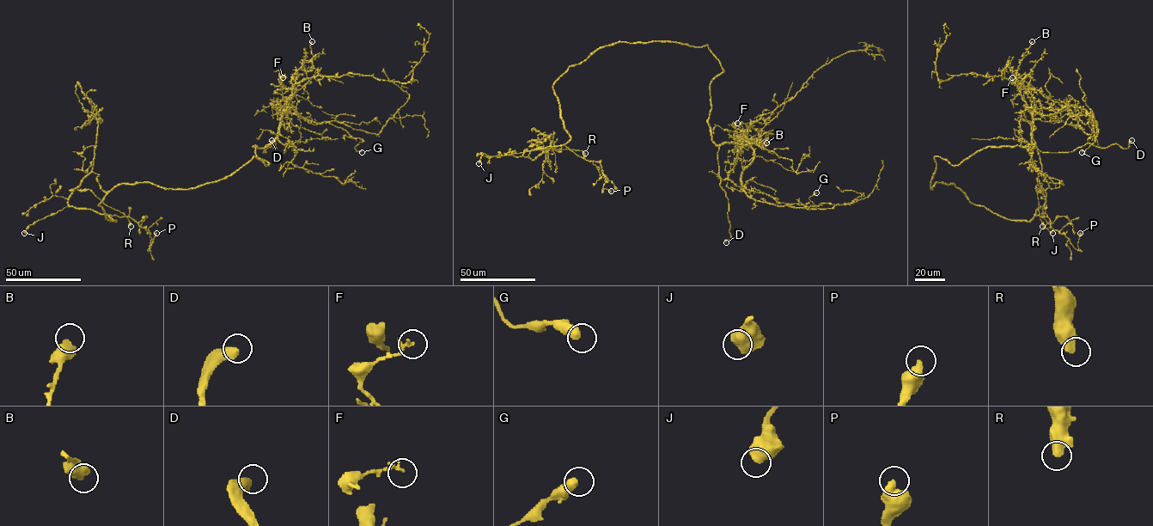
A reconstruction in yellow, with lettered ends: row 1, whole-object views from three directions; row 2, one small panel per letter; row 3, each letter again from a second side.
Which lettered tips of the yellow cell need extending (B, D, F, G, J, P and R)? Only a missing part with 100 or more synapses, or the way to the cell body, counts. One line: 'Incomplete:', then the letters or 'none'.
Incomplete: D

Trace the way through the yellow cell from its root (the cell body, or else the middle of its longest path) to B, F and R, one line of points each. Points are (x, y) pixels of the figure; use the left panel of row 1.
B: (238, 168), (253, 156), (269, 164), (253, 146), (265, 148), (276, 137), (298, 70), (313, 58), (312, 41)
F: (238, 168), (253, 156), (269, 164), (253, 146), (265, 148), (277, 136), (291, 94), (279, 81), (283, 77)
R: (238, 168), (188, 189), (118, 185), (99, 204), (116, 221), (70, 206), (69, 196), (90, 190), (131, 226)

